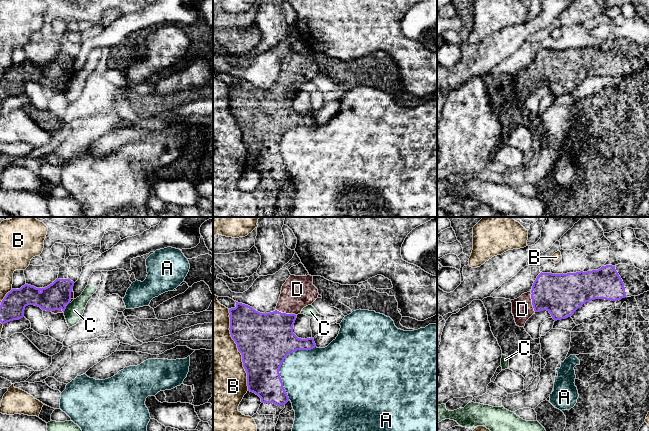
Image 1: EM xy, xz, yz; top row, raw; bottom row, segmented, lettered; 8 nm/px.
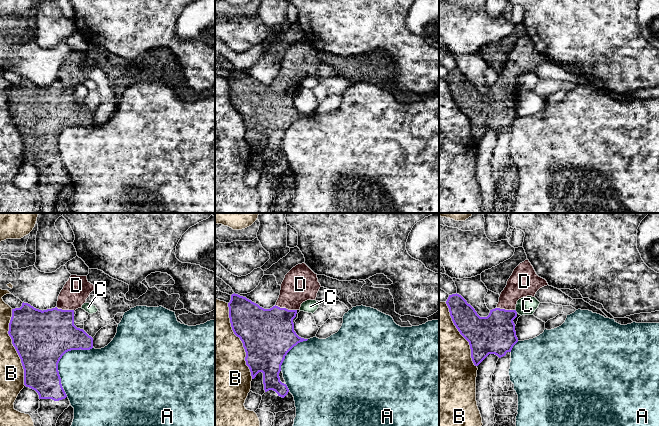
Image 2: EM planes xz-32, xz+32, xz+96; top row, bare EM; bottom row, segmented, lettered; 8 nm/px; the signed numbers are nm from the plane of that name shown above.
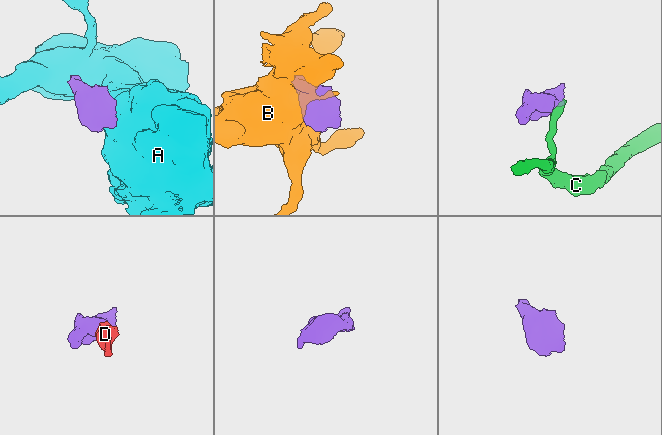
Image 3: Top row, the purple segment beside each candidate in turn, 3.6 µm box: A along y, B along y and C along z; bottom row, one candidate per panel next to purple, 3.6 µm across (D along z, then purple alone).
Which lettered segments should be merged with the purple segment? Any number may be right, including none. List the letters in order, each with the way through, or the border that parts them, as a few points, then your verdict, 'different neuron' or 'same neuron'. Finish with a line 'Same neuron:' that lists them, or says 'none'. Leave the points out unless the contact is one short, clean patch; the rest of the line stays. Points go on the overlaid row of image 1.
A: different neuron
B: different neuron
C: border xy (69, 302), (63, 312); different neuron
D: way xz (268, 339), (274, 333), (285, 313), (297, 292); same neuron
Same neuron: D

